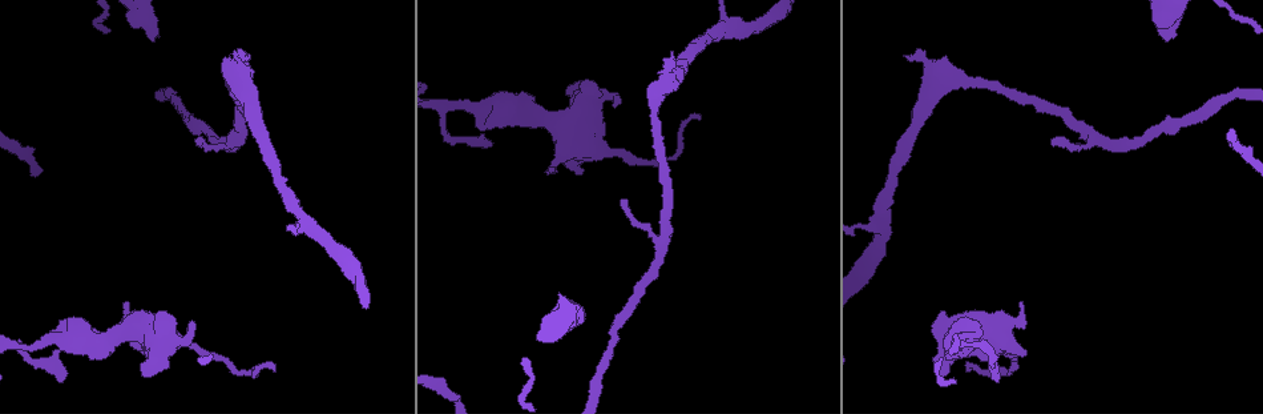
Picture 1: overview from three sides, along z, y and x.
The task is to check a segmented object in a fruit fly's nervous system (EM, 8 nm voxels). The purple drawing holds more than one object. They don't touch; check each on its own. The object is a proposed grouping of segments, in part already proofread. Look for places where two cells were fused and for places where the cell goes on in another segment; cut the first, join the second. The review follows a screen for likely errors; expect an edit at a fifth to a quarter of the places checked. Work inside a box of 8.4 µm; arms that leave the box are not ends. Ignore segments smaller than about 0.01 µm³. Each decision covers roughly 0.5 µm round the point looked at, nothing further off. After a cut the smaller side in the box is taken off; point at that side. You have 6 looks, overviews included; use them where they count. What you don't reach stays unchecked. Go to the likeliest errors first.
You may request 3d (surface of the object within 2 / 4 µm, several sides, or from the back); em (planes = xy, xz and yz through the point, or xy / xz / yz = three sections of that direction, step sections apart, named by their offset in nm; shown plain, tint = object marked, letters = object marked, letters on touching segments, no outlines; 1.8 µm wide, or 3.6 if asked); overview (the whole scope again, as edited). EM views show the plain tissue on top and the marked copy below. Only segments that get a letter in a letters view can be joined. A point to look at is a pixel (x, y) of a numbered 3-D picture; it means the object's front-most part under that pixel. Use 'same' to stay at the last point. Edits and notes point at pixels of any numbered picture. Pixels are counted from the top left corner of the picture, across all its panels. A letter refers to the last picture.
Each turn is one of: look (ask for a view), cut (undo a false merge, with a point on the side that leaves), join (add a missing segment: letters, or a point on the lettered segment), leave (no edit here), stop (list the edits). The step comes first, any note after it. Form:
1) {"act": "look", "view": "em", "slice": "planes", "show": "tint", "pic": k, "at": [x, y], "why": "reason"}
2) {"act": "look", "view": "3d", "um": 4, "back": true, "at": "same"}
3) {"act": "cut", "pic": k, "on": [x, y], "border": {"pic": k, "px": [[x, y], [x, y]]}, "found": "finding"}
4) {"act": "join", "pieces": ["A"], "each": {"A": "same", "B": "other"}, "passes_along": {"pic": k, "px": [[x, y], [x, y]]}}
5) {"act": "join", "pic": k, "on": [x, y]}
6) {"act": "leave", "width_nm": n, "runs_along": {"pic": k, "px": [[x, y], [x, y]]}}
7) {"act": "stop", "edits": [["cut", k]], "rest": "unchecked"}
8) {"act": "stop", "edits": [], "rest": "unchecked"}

{"act": "look", "view": "3d", "um": 2, "pic": 1, "at": [155, 41], "why": "end of a long branch"}

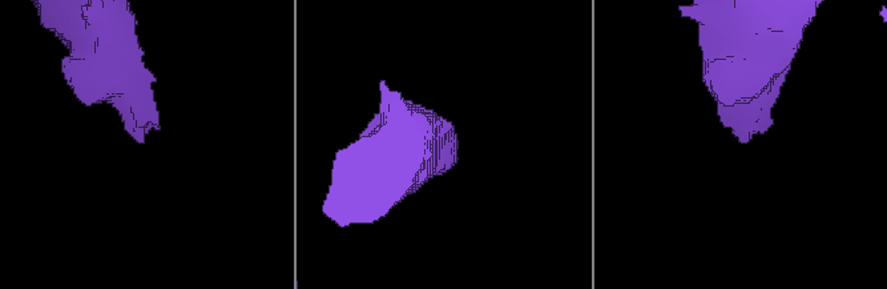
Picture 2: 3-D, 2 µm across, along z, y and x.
{"act": "look", "view": "em", "slice": "planes", "show": "tint", "pic": 2, "at": [443, 144], "why": "now the EM"}

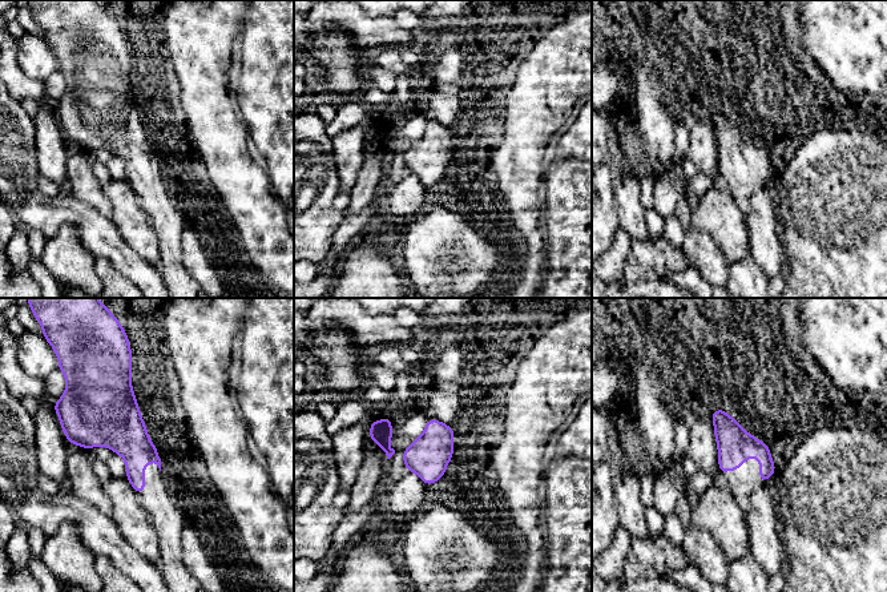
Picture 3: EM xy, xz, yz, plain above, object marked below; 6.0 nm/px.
{"act": "look", "view": "em", "slice": "planes", "show": "letters", "at": "same", "why": "see the neighbours"}

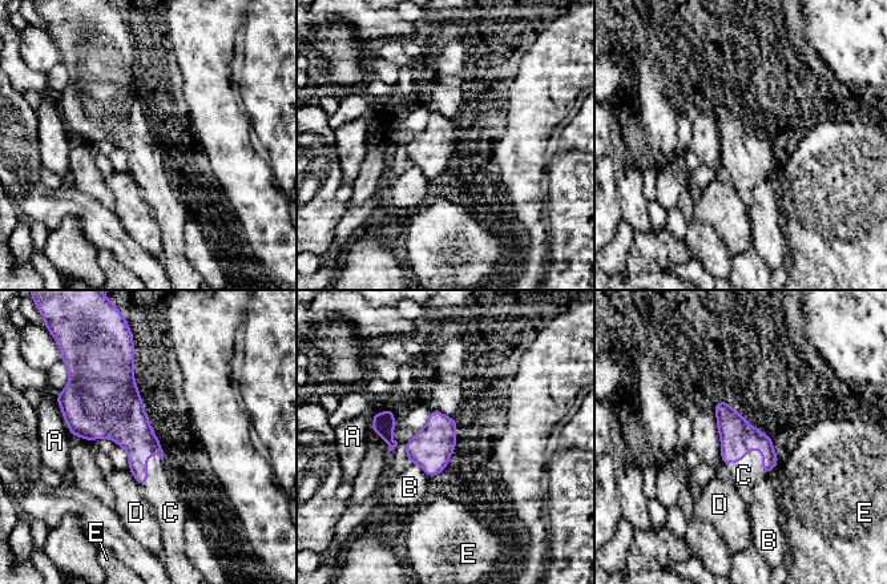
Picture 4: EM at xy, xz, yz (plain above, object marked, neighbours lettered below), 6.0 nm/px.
{"act": "join", "pic": 4, "on": [744, 475], "width_nm": 220, "each": {"A": "other", "B": "other", "C": "same", "D": "other", "E": "other"}, "passes_along": {"pic": 4, "px": [[737, 437], [744, 458], [744, 475]]}, "found": "it goes on there"}

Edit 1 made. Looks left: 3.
{"act": "look", "view": "em", "slice": "planes", "show": "letters", "pic": 1, "at": [732, 29], "why": "three-way junction"}

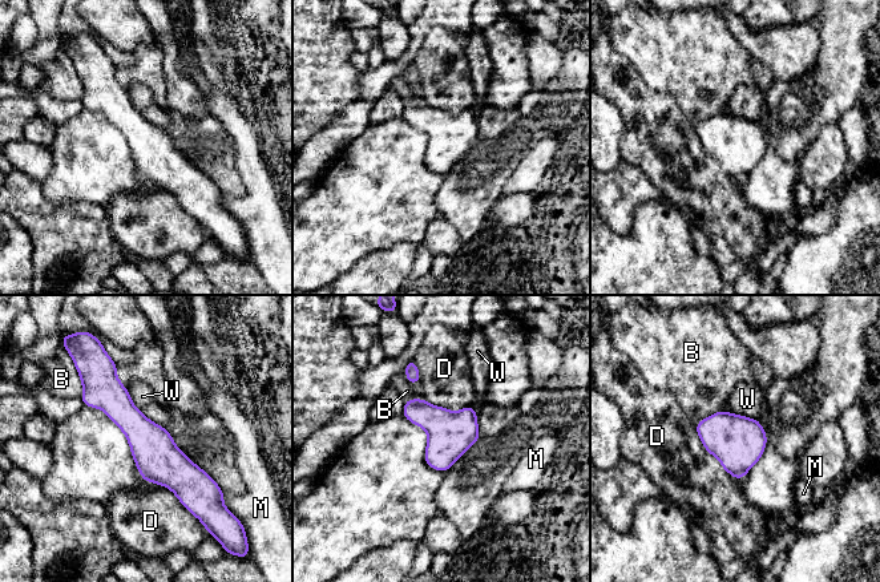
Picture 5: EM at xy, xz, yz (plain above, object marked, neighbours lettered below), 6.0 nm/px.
{"act": "leave", "longest_contact_nm": ["D", 440], "each": {"B": "other", "D": "other", "M": "other", "W": "other"}, "border": {"pic": 5, "px": [[126, 388], [133, 404], [164, 428]]}, "found": "continuous, no second cell"}

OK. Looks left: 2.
{"act": "look", "view": "3d", "um": 4, "pic": 1, "at": [551, 167], "why": "an open end"}

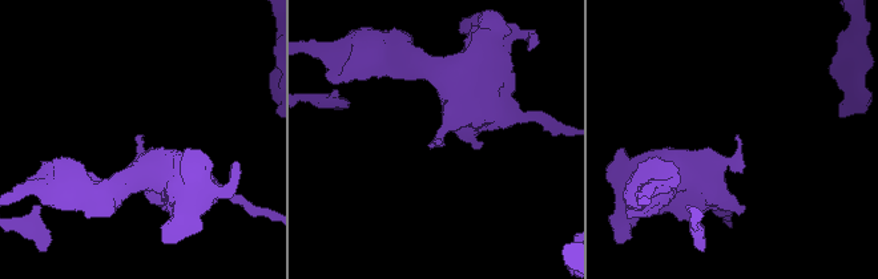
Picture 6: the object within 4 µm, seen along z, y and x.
{"act": "look", "view": "em", "slice": "planes", "show": "letters", "pic": 6, "at": [139, 135]}

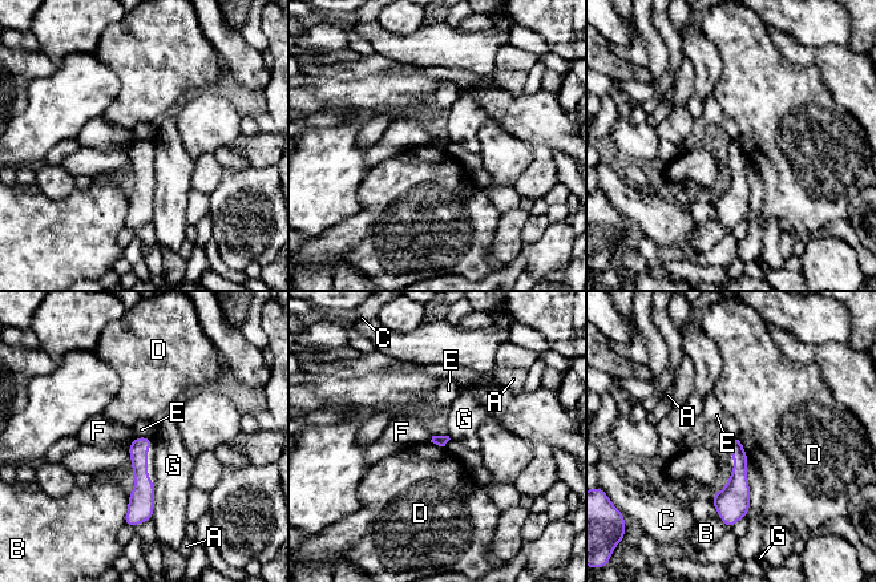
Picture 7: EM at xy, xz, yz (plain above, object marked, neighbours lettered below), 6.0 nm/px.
{"act": "leave", "longest_contact_nm": ["G", 220], "each": {"A": "other", "B": "other", "C": "other", "D": "other", "E": "other", "F": "other", "G": "other"}, "found": "no lettered segment goes on from it"}

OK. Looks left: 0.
{"act": "stop", "edits": [["join", 4]], "rest": "unchecked"}

